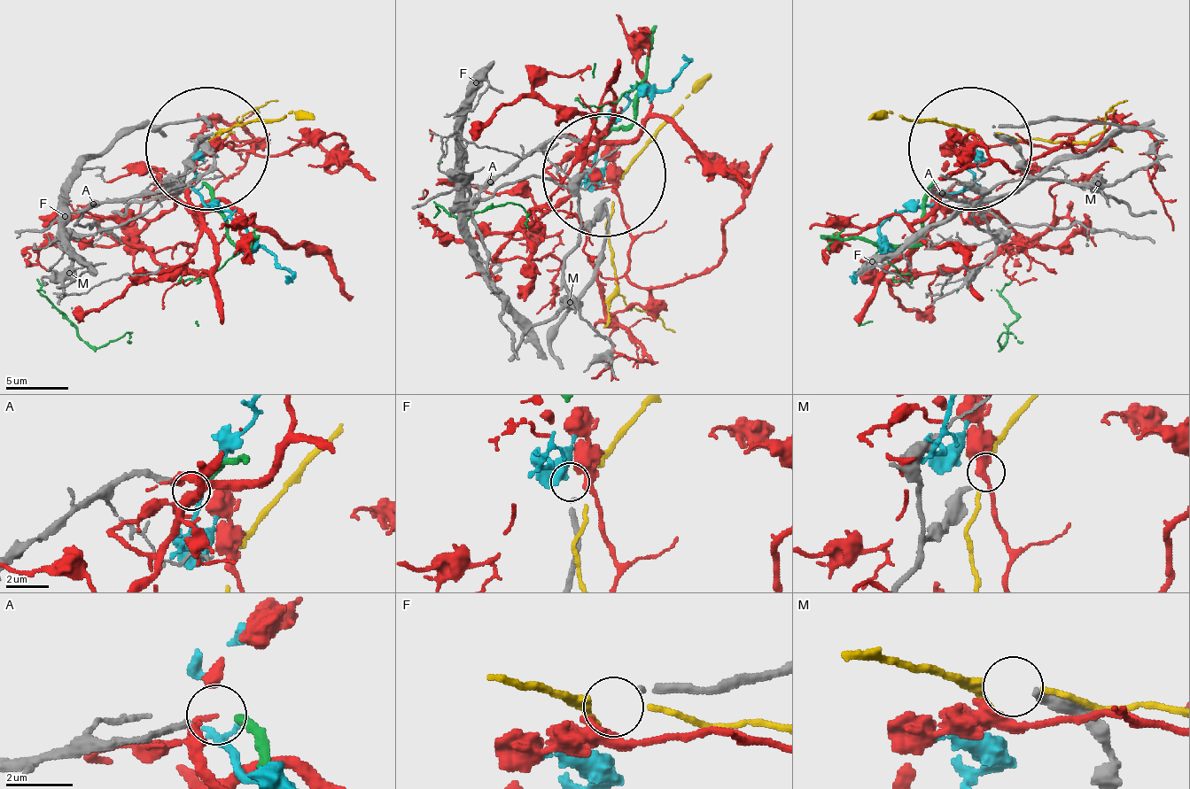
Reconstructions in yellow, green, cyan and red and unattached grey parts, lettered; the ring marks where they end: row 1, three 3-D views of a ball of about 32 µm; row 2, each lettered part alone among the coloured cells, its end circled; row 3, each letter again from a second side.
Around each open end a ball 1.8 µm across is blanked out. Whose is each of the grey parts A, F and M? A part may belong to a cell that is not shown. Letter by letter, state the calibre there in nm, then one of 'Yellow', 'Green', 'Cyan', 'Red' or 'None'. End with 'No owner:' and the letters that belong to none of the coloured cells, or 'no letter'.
A: Thickness 200 nm. Green
F: Thickness 200 nm. None
M: Thickness 280 nm. None
No owner: F, M

